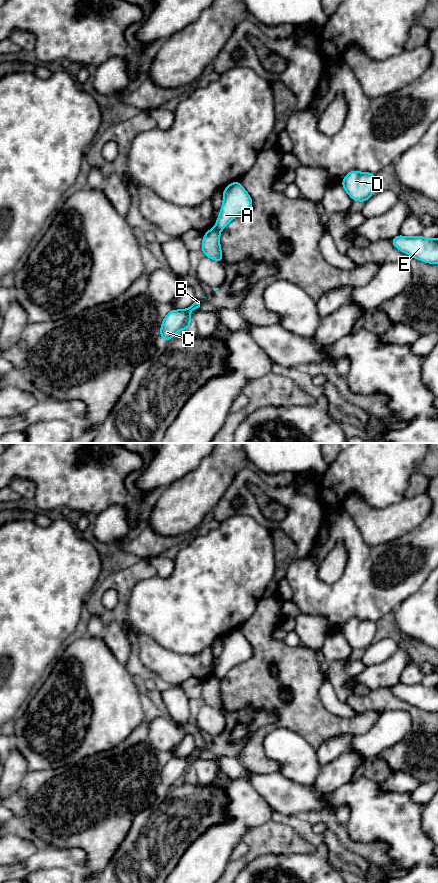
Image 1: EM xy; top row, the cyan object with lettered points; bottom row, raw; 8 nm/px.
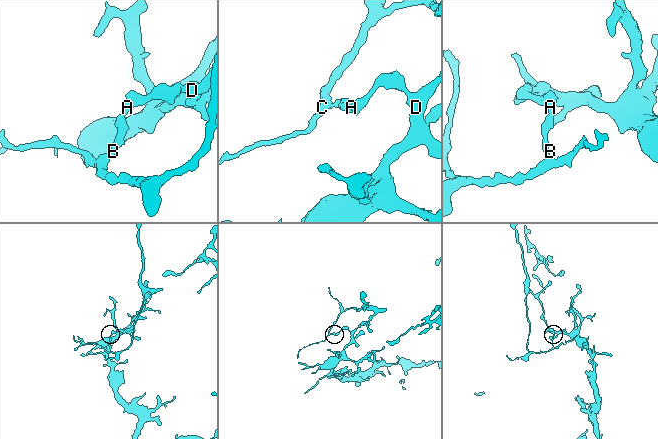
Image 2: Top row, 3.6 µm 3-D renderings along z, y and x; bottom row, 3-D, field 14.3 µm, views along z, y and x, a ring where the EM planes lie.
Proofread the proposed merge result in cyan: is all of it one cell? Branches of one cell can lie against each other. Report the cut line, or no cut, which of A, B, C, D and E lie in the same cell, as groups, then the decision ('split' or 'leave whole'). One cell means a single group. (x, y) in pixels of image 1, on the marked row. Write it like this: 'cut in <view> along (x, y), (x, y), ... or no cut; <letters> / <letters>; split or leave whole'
cut in xy along (214, 227), (219, 232); A D E / B C; split

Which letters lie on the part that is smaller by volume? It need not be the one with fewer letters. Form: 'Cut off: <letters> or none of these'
Cut off: B, C

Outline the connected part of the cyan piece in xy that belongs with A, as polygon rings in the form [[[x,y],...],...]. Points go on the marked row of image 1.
[[[238,180],[230,183],[222,191],[222,194],[223,204],[214,227],[219,232],[221,232],[235,217],[247,213],[253,206],[251,196]]]

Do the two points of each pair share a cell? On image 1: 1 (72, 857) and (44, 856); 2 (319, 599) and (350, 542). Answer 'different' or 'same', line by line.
1: same
2: same

